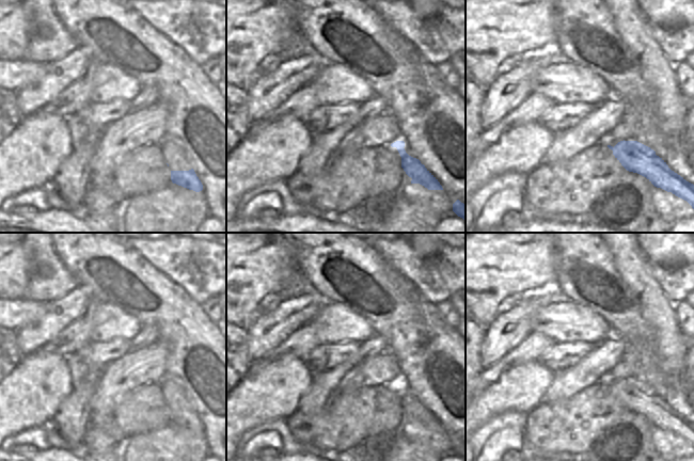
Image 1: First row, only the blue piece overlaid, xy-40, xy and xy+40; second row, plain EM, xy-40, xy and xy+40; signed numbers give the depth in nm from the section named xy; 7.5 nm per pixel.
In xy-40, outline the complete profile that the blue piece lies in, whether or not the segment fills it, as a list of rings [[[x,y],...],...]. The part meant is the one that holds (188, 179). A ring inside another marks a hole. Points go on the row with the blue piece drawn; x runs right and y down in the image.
[[[193,169],[189,171],[171,171],[171,180],[173,184],[195,192],[203,190],[203,185]]]

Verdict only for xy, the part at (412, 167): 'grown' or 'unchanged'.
unchanged

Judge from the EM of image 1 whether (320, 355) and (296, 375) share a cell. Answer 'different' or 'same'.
different

